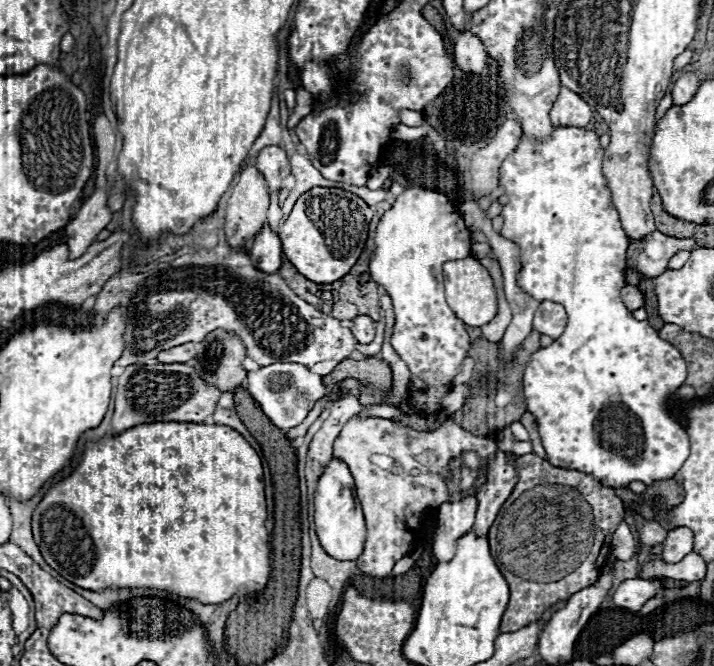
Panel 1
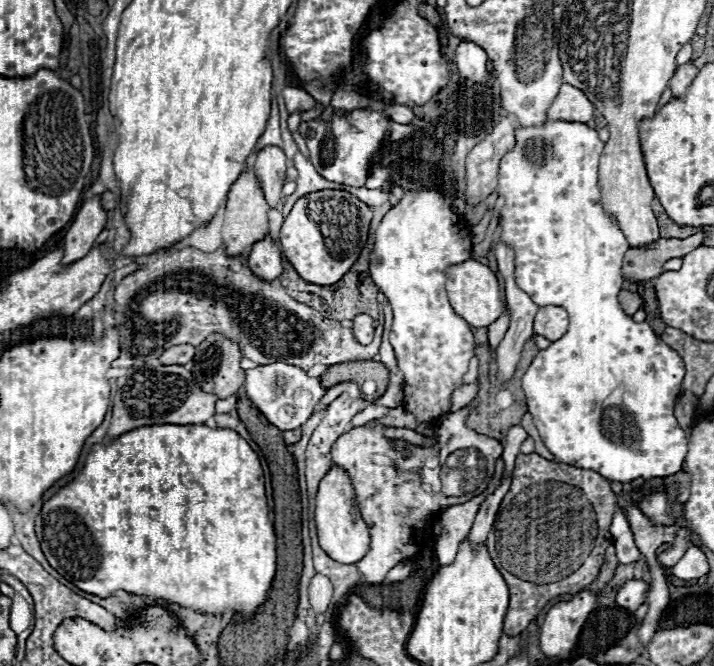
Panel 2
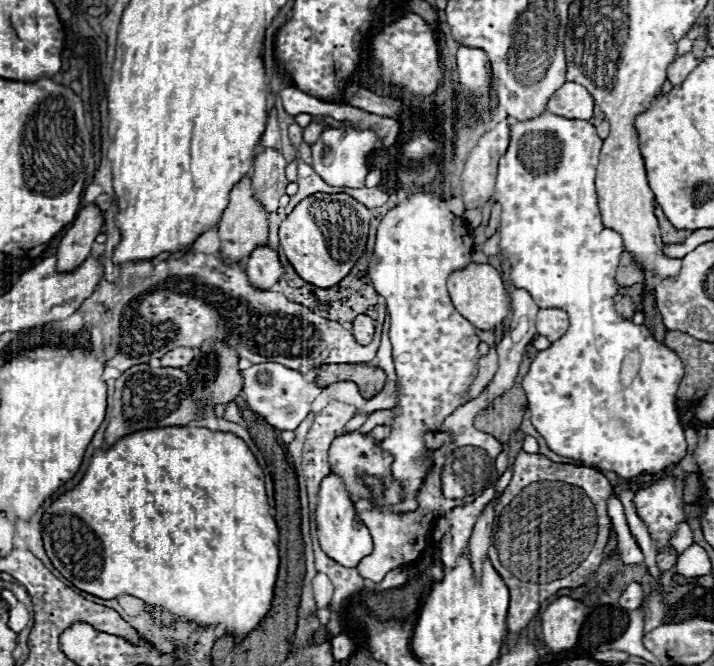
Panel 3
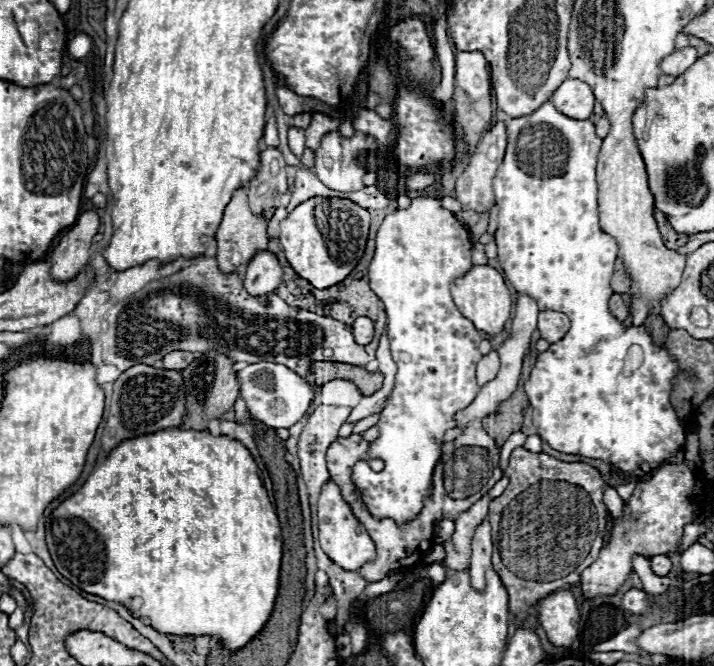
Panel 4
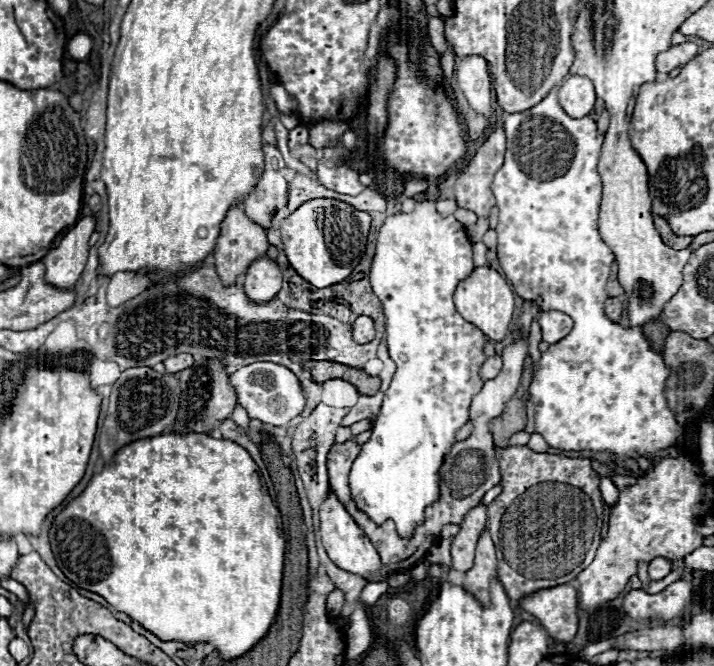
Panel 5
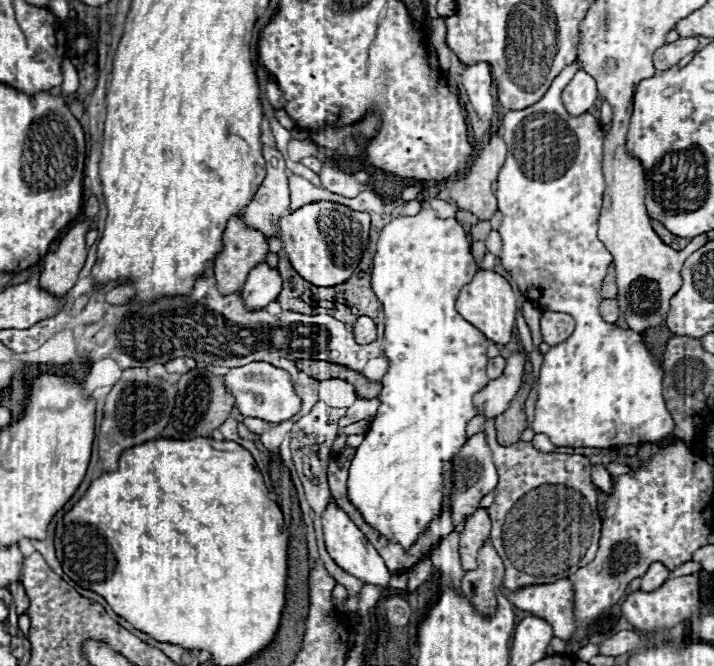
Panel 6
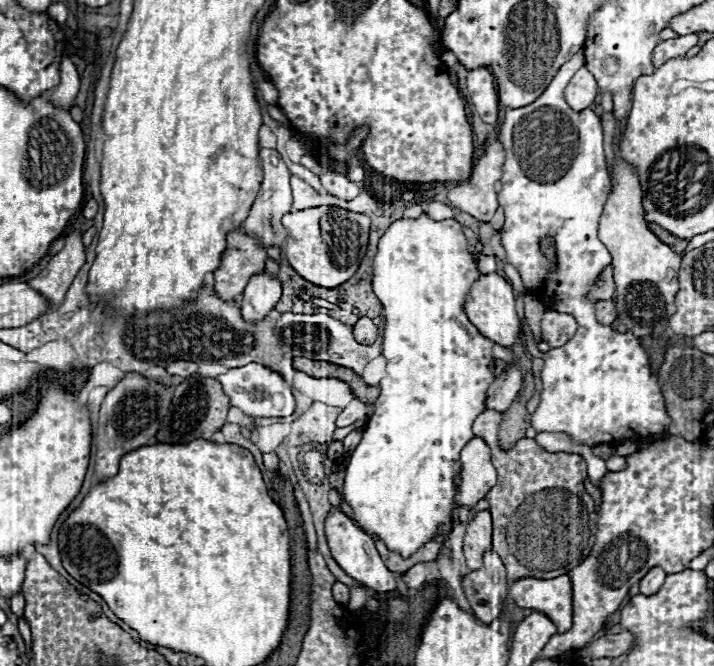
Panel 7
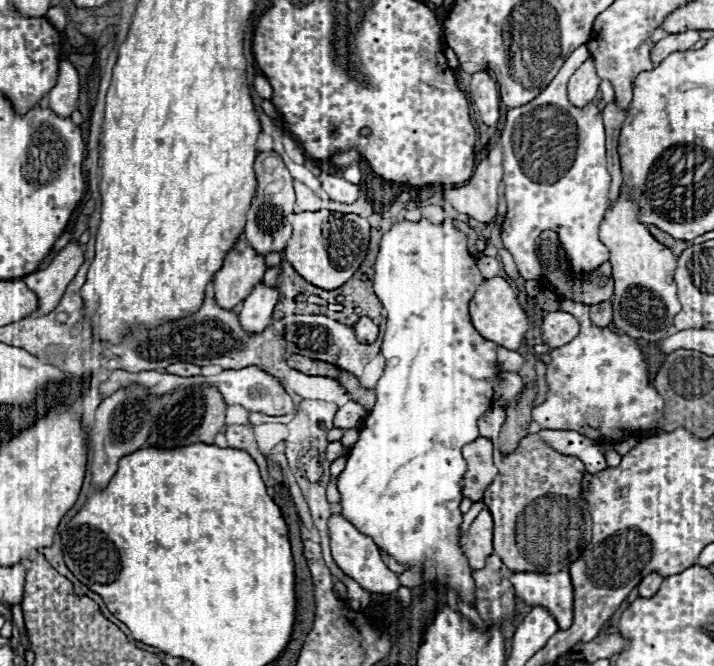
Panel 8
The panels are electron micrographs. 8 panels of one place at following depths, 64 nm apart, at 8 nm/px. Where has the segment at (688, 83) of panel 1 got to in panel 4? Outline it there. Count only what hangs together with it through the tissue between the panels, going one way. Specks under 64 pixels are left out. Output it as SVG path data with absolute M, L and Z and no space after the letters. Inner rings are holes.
M688 46L688 48L684 48L684 50L676 50L676 52L672 52L672 56L666 56L666 58L662 60L662 72L668 74L668 76L678 78L678 76L684 74L696 60L698 60L698 56L696 56L696 50L694 50L692 46Z

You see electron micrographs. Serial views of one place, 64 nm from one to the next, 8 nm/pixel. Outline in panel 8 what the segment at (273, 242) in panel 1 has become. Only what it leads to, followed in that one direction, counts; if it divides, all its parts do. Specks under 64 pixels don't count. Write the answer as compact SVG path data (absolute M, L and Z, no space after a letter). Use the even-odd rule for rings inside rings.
M258 282L242 302L240 324L248 332L262 332L272 318L272 310L278 302L278 288Z

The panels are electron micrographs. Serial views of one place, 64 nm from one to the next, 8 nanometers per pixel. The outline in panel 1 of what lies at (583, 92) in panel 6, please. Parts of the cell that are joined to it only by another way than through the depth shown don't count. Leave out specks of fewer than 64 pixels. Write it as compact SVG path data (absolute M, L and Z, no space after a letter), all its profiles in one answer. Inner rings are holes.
M560 88L558 100L550 112L550 120L554 126L578 126L584 128L592 118L592 108L580 100L572 90Z

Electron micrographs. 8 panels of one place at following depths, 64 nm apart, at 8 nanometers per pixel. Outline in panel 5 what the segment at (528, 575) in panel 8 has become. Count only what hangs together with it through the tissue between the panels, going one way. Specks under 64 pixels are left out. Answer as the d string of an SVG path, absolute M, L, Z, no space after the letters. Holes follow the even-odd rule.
M568 584L546 588L526 596L520 606L536 616L556 642L570 642L578 630L578 600L576 590Z

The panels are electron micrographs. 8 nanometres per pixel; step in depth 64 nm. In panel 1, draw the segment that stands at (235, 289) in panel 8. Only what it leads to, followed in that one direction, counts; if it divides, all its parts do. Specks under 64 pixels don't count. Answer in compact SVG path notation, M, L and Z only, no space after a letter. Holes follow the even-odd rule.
M246 166L232 188L226 208L224 230L232 248L242 248L256 236L256 232L260 232L260 228L266 224L268 206L270 198L264 176L254 166Z

